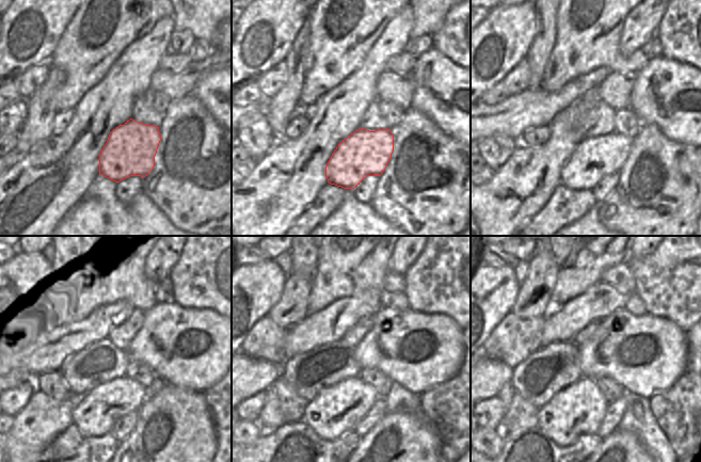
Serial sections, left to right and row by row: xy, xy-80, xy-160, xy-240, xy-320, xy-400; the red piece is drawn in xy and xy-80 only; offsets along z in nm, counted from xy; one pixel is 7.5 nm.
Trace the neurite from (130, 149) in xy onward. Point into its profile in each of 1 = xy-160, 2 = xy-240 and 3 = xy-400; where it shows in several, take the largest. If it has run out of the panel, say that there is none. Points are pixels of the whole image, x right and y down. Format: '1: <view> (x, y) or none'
1: xy-160 (593, 159)
2: xy-240 (97, 413)
3: xy-400 (579, 409)

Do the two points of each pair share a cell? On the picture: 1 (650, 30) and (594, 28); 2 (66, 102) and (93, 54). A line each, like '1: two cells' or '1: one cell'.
1: two cells
2: one cell

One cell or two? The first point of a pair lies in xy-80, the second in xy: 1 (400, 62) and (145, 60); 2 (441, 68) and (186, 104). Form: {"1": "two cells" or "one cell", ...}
{"1": "two cells", "2": "two cells"}

